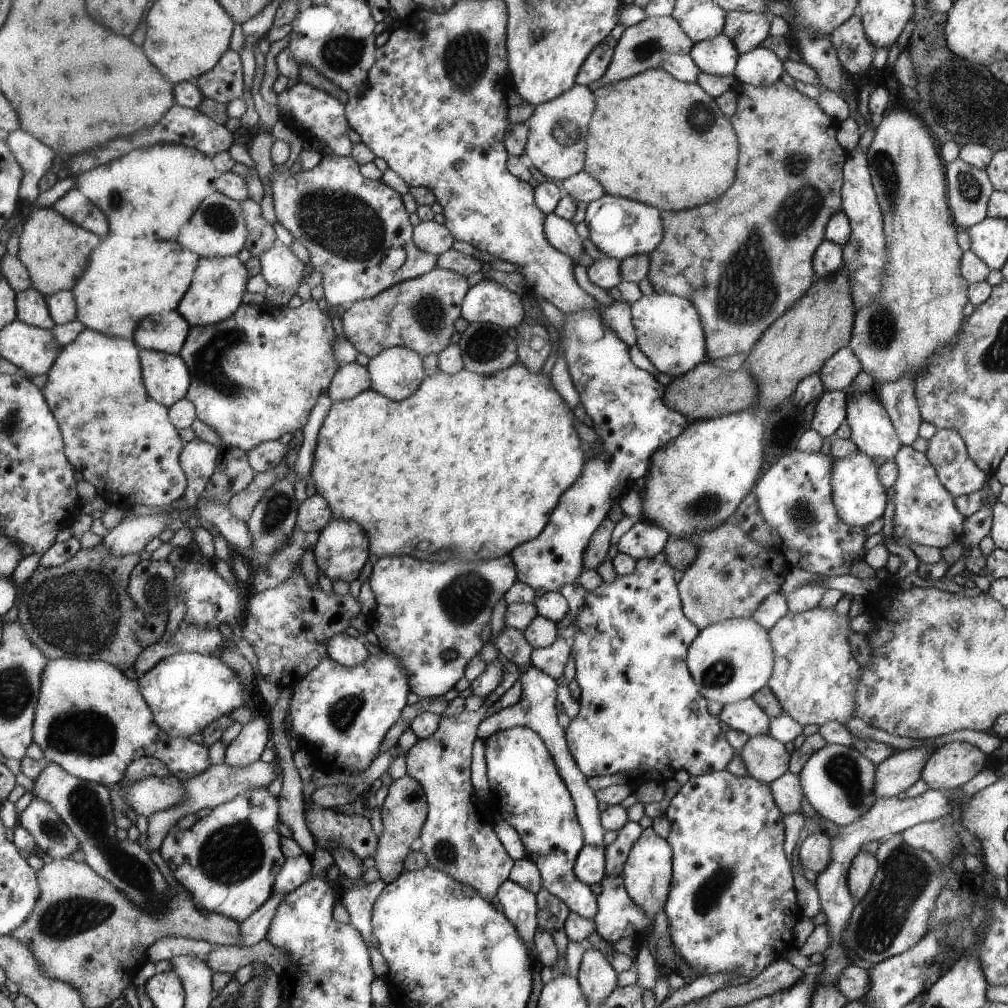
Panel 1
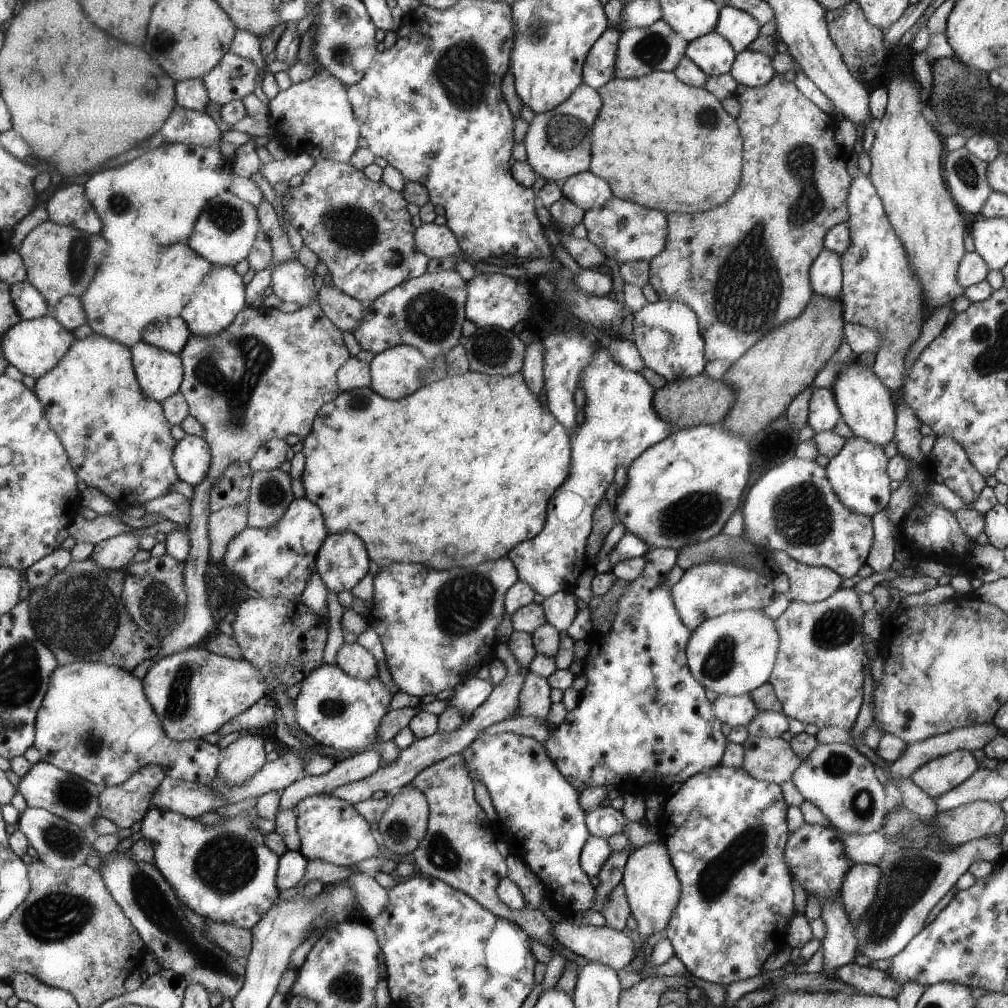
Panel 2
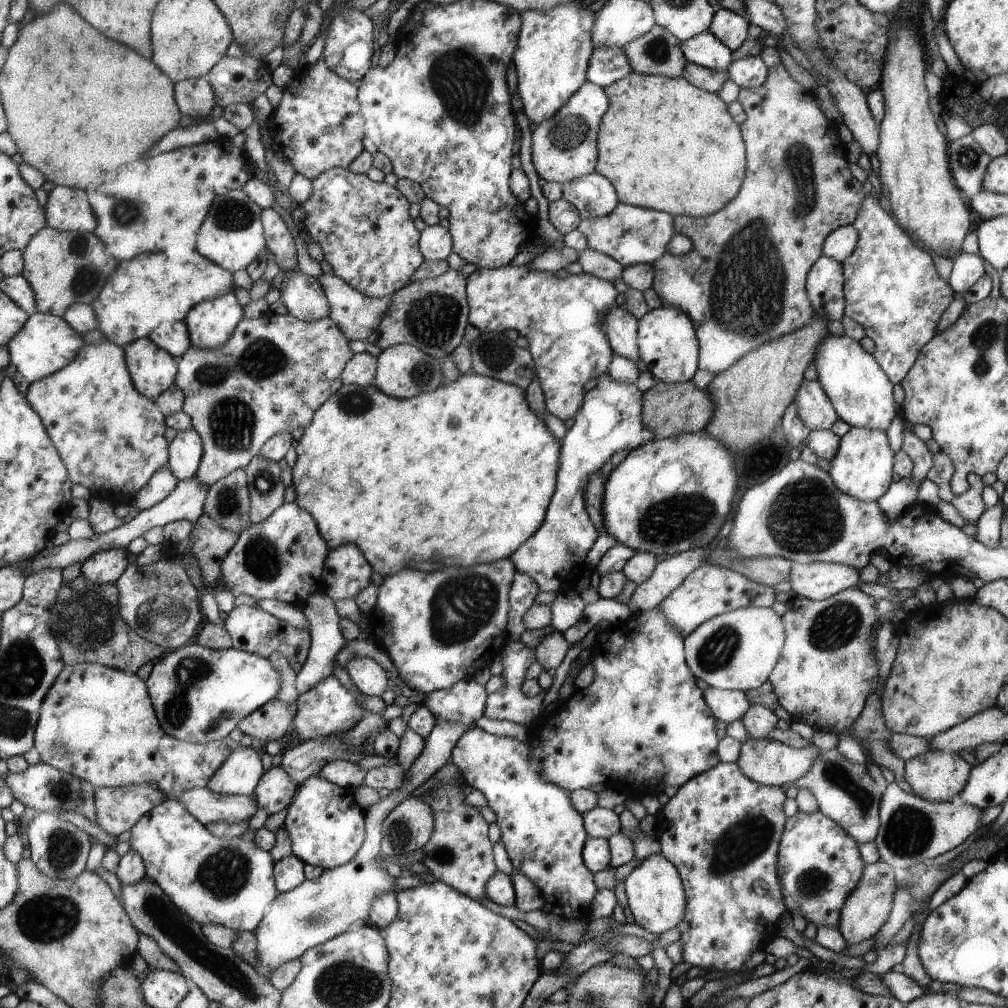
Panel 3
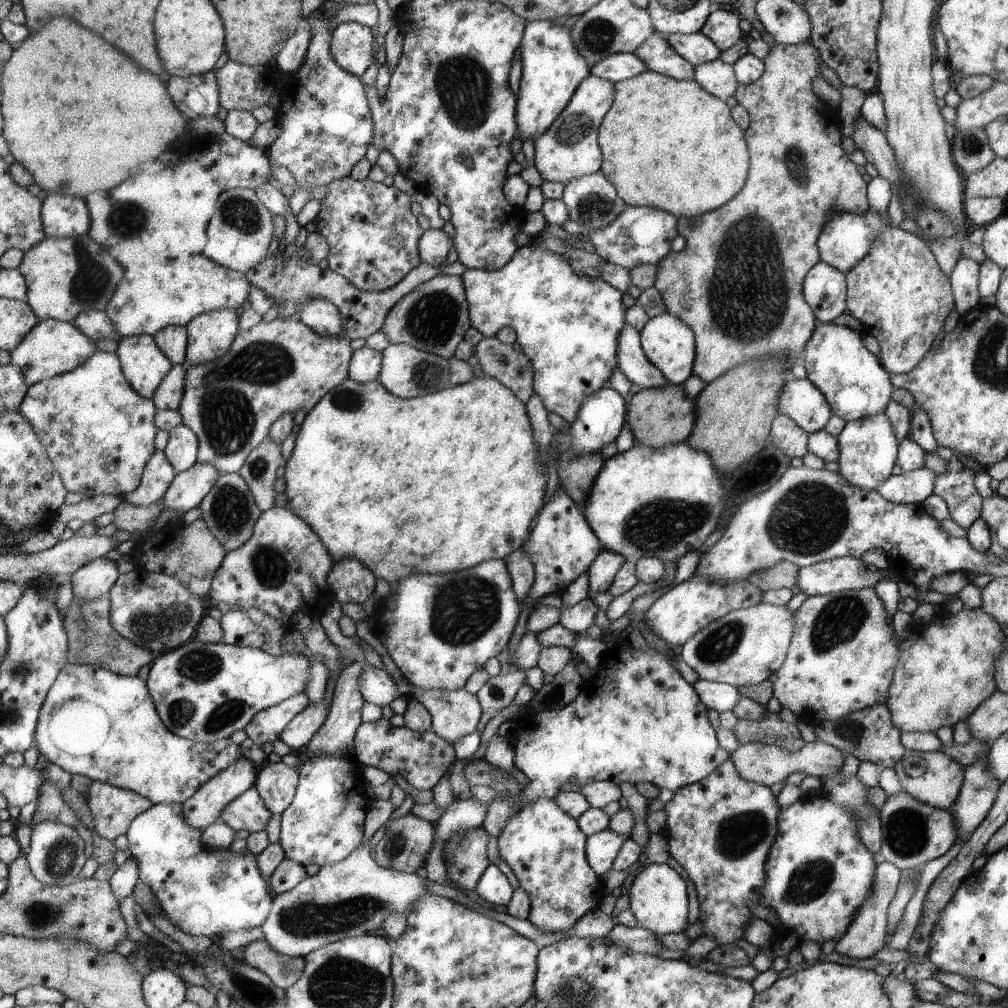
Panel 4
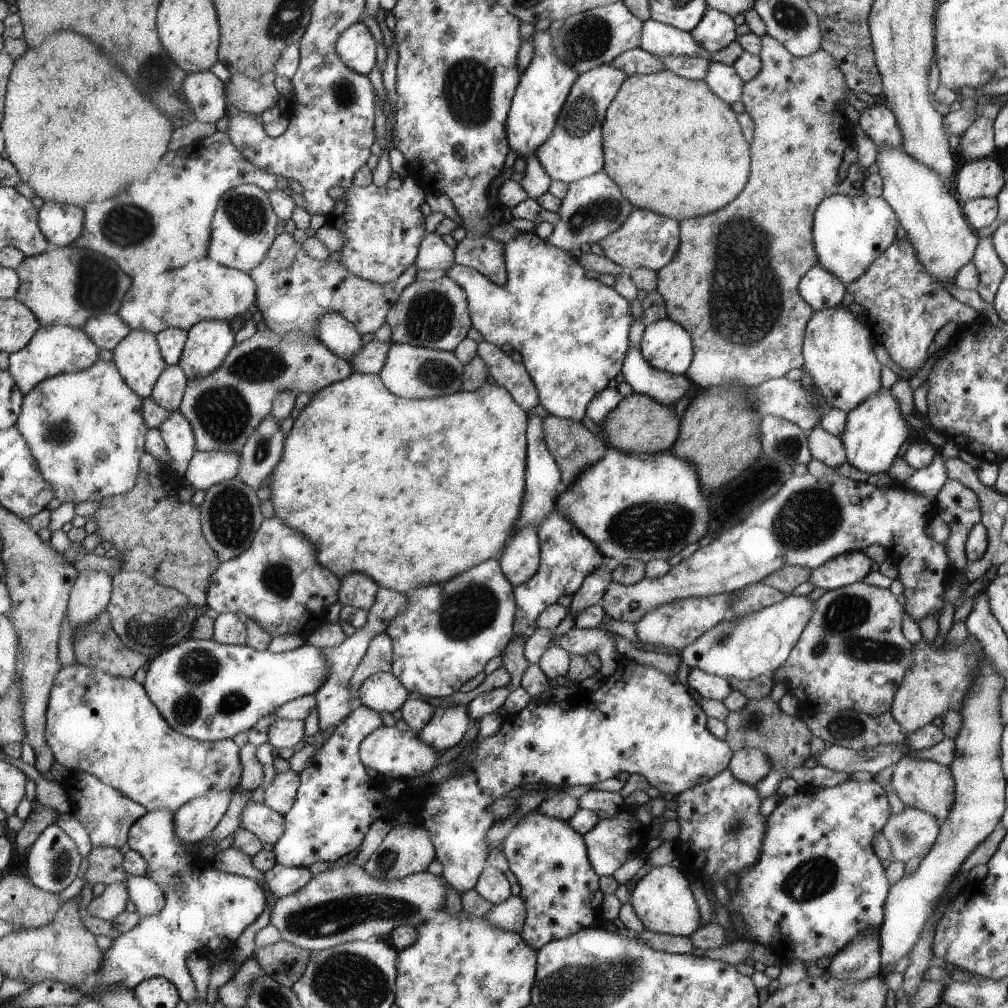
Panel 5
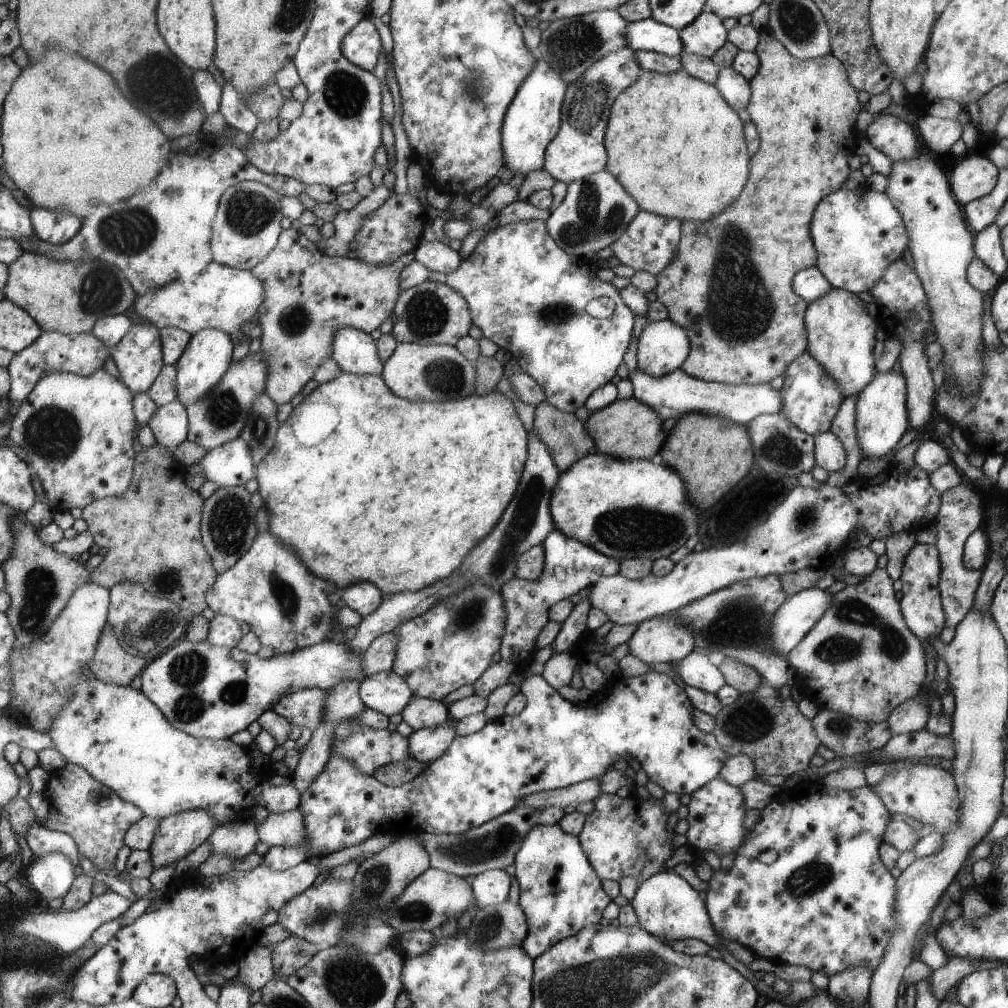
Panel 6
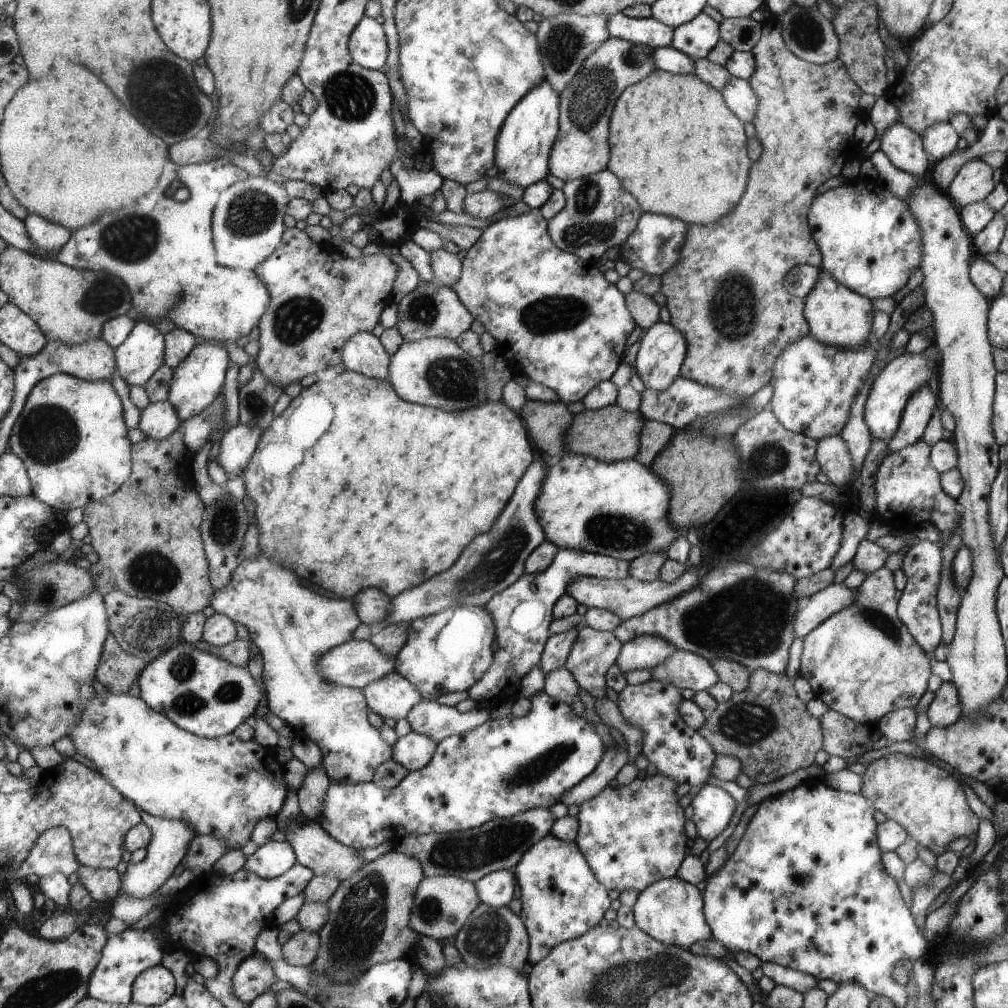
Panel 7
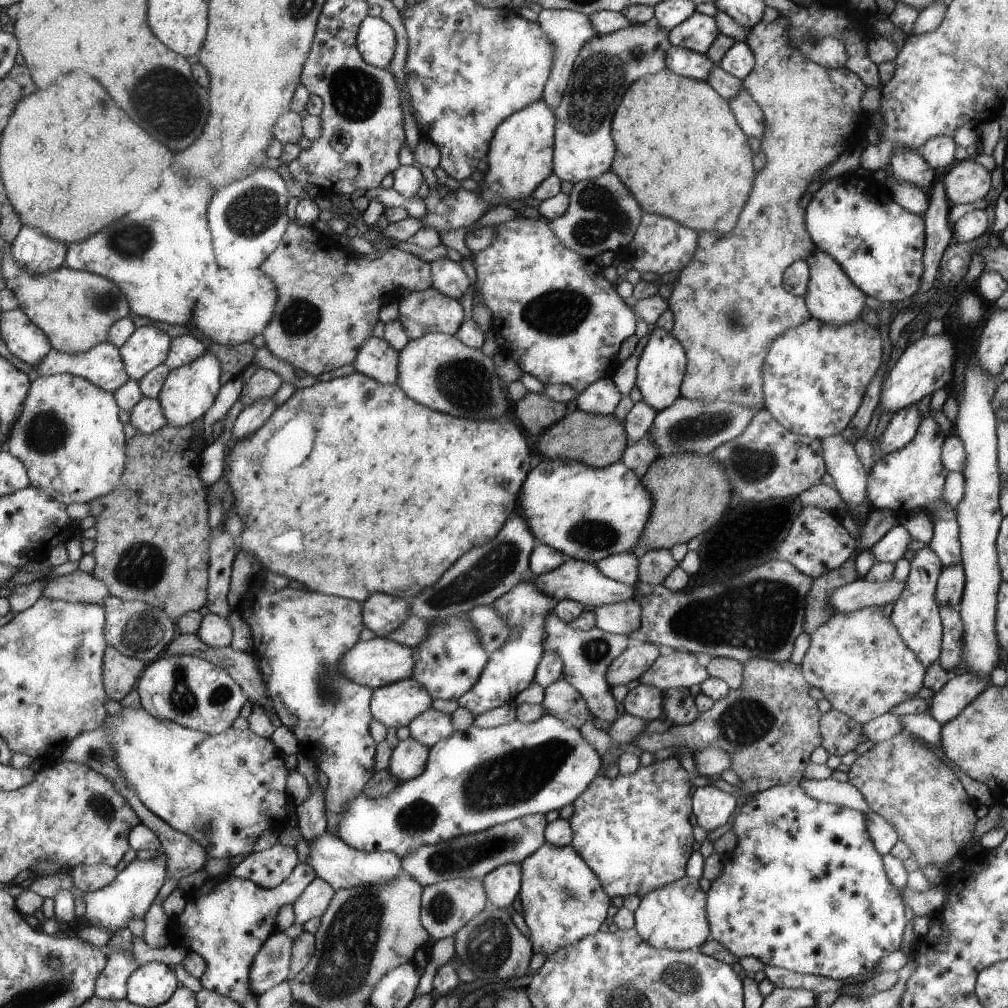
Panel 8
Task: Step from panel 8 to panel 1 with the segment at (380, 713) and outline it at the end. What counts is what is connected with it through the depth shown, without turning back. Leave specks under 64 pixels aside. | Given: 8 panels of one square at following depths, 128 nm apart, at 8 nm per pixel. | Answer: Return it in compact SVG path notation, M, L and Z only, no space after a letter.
M347 631L333 634L326 641L325 656L347 668L361 664L368 655L366 647L357 636L351 636Z

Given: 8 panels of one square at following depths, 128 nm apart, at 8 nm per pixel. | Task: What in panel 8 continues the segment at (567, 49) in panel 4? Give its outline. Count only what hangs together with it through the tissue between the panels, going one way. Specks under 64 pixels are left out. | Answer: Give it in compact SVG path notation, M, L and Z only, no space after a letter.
M539 98L499 123L483 158L485 171L482 181L478 182L480 190L491 188L489 196L497 200L525 200L532 196L535 190L553 174L556 122L554 111L542 98Z

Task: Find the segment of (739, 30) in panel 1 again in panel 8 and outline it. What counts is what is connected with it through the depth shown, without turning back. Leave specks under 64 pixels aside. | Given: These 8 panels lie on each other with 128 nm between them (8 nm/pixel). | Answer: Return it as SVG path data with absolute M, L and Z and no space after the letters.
M695 12L689 19L669 30L668 36L671 45L703 55L718 33L714 17Z

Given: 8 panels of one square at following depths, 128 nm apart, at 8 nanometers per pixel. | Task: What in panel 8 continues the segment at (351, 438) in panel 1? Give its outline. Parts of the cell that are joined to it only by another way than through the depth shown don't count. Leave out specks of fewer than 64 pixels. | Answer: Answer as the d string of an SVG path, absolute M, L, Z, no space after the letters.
M357 372L342 377L324 378L312 386L295 389L283 404L275 407L275 410L264 420L263 425L249 438L236 440L224 455L222 478L227 482L233 496L232 504L235 514L242 519L244 524L239 536L233 539L234 543L237 548L257 559L265 571L281 574L289 580L297 580L297 582L305 584L309 590L351 598L360 603L367 600L373 592L387 592L387 594L393 594L394 597L409 602L425 588L431 587L433 582L461 554L465 555L469 548L481 546L493 539L502 528L503 523L513 514L518 490L529 470L529 466L527 466L529 446L523 440L521 432L509 422L509 419L513 418L502 417L497 421L451 418L447 414L433 412L411 400L411 397L408 397L398 385L382 385L379 381Z

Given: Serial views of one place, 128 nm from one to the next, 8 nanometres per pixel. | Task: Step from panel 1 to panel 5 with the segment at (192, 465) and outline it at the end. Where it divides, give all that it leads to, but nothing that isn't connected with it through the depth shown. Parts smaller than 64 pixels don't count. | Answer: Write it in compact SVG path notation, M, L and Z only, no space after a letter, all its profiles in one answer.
M173 409L157 428L170 456L170 463L167 466L171 467L176 478L181 478L195 452L191 425L177 409Z

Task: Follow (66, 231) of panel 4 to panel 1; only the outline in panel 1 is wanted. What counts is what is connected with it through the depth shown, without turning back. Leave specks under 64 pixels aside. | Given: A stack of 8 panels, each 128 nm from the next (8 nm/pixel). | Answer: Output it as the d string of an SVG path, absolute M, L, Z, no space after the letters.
M76 187L51 207L63 214L63 216L67 216L69 220L73 220L75 224L83 226L86 230L102 238L105 237L105 234L109 234L109 230L111 230L105 212L87 196L84 196Z

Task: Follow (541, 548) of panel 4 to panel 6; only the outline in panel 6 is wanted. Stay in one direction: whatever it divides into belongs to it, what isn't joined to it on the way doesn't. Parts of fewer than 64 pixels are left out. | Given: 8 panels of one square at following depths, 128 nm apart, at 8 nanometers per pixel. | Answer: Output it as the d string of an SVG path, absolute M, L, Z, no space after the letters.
M554 528L543 539L541 544L544 550L542 573L535 580L523 580L517 577L509 579L498 591L503 597L503 608L506 608L506 628L503 631L502 642L499 645L499 660L472 684L474 694L484 698L497 688L508 683L511 674L525 674L528 664L536 651L535 643L542 628L550 621L547 612L559 599L568 598L571 594L588 588L591 583L607 574L618 574L619 562L613 557L607 558L599 554L591 545L555 531Z

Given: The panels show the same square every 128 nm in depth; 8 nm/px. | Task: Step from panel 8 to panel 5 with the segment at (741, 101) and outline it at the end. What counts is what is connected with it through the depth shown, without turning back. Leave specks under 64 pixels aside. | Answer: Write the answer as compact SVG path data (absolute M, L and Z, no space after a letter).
M710 61L707 74L702 80L721 100L733 104L742 93L744 82L739 78L732 65Z

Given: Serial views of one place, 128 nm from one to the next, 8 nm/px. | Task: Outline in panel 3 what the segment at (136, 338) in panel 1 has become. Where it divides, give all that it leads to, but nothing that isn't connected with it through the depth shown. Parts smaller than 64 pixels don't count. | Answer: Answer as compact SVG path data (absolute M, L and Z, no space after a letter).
M184 320L177 323L159 323L147 337L177 359L181 358L191 345L189 329Z

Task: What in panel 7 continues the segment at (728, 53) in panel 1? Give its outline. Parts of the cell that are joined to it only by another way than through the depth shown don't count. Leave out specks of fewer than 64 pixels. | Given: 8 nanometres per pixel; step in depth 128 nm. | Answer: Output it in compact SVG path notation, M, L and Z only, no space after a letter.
M623 13L609 15L605 28L609 37L631 41L633 44L649 45L651 48L670 45L673 29L652 16L636 19Z

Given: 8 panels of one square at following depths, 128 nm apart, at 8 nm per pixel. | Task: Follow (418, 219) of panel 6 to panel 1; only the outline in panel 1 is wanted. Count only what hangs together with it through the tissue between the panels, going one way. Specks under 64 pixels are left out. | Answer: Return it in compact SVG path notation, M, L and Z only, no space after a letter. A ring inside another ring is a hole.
M325 155L323 161L310 170L301 170L293 174L290 174L289 168L283 169L278 165L272 168L269 188L267 190L273 198L275 222L281 224L291 234L293 240L300 243L309 253L307 265L311 266L311 272L321 275L320 284L327 308L372 298L397 282L430 272L438 261L437 256L422 250L417 250L415 258L415 246L414 242L411 242L411 226L407 222L407 212L406 208L403 208L402 198L383 182L363 178L353 158ZM391 248L402 248L405 252L405 262L397 270L392 270L382 263L387 250Z

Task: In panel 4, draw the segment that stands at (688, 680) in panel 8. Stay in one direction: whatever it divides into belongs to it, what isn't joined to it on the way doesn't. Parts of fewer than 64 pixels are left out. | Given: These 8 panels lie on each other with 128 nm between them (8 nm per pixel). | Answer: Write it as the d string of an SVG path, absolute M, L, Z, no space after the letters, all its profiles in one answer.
M698 678L693 684L695 692L699 695L699 700L703 700L703 704L707 705L707 708L712 710L714 715L730 711L740 697L738 689L727 683Z

